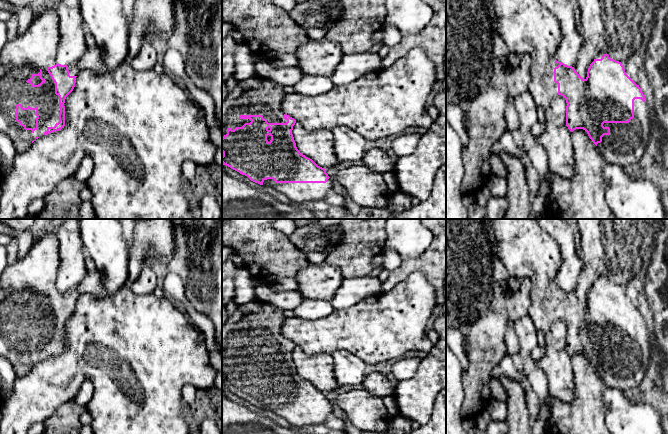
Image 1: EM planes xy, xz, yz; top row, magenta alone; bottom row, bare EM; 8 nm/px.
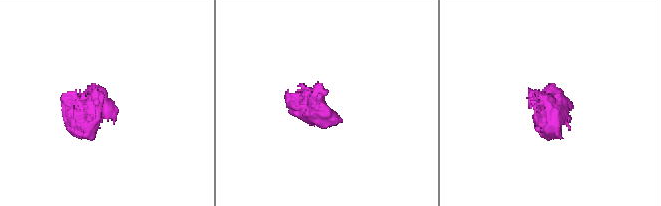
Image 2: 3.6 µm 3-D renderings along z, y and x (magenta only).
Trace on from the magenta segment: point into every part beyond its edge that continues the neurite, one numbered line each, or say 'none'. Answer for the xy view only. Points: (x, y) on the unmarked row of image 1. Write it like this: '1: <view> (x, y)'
1: xy (36, 272)

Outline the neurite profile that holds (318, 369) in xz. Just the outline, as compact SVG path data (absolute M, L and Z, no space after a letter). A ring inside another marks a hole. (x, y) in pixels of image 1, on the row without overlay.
M296 346L292 358L300 377L312 383L318 390L327 393L339 387L334 375L331 354L323 353L311 356Z

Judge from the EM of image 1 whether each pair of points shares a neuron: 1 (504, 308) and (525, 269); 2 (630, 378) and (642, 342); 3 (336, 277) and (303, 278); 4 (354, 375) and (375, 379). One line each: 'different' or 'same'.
1: different
2: same
3: same
4: different

